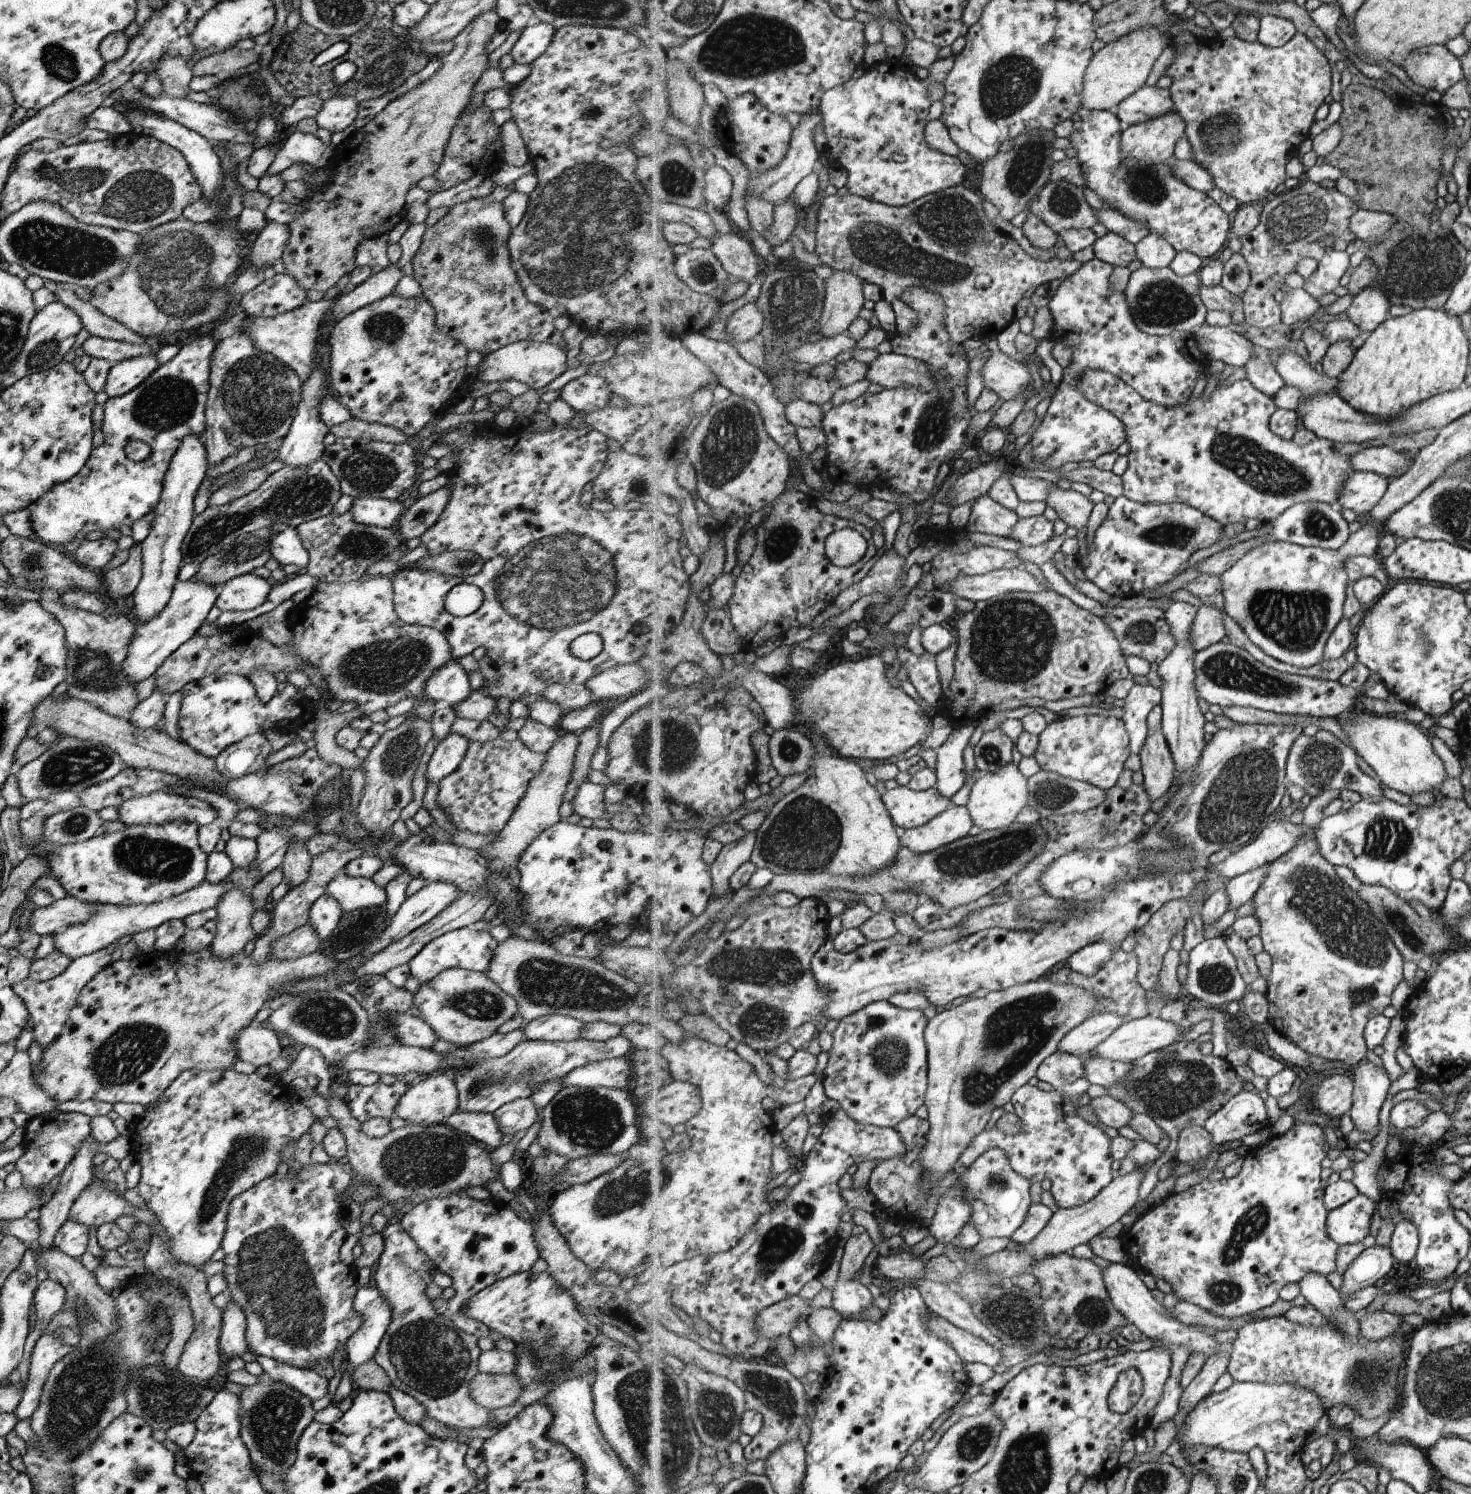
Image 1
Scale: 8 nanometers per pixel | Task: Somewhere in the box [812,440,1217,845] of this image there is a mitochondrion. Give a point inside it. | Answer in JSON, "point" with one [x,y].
{"point":[1012,640]}

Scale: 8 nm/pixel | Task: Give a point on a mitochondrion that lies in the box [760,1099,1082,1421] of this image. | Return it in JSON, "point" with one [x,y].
{"point":[1014,1316]}

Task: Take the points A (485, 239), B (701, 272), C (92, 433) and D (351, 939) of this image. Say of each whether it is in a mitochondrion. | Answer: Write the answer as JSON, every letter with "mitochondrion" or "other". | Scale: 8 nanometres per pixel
{"A":"mitochondrion","B":"mitochondrion","C":"other","D":"other"}

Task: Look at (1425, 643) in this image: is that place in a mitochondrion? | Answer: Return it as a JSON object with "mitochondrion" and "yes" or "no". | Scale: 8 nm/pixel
{"mitochondrion":"yes"}

